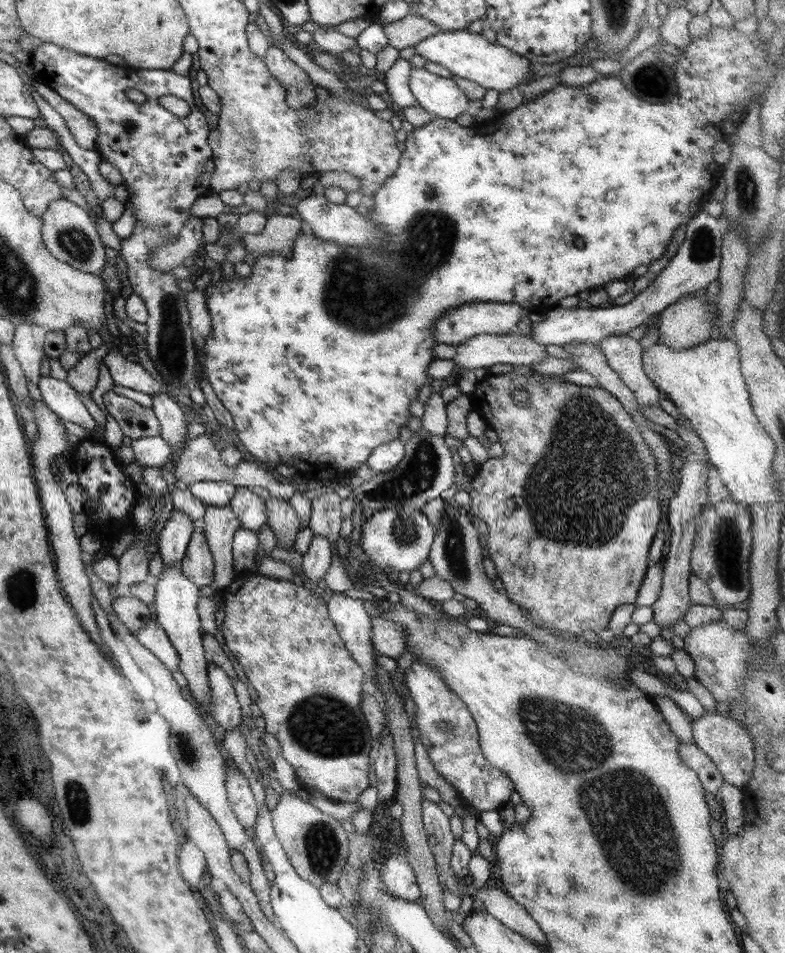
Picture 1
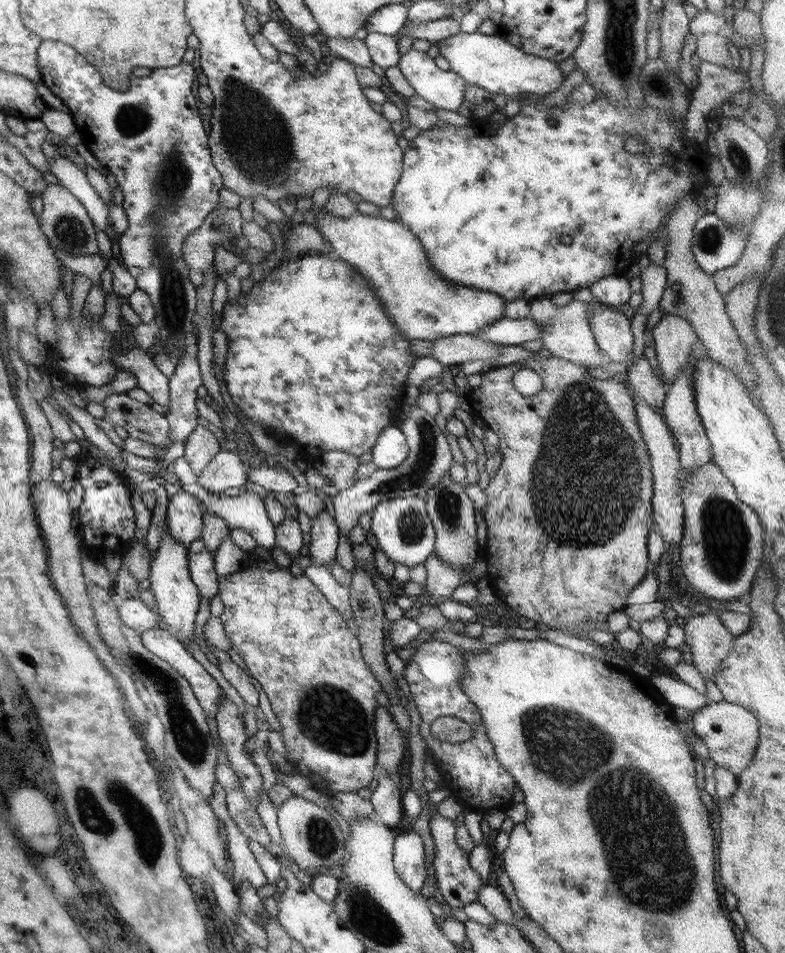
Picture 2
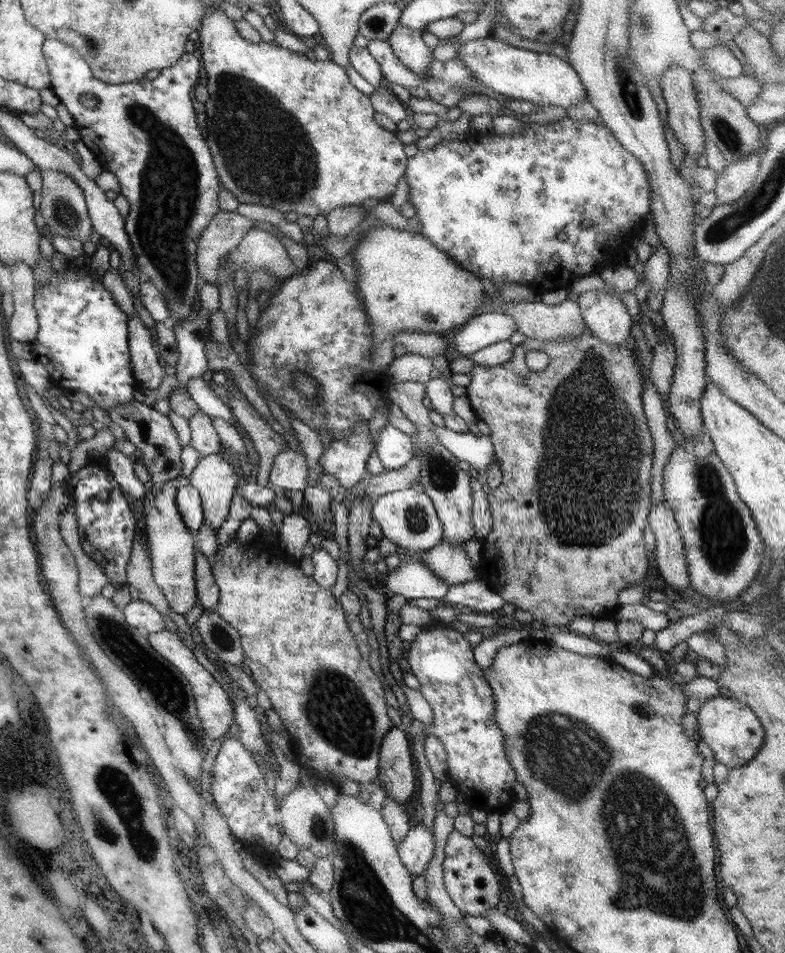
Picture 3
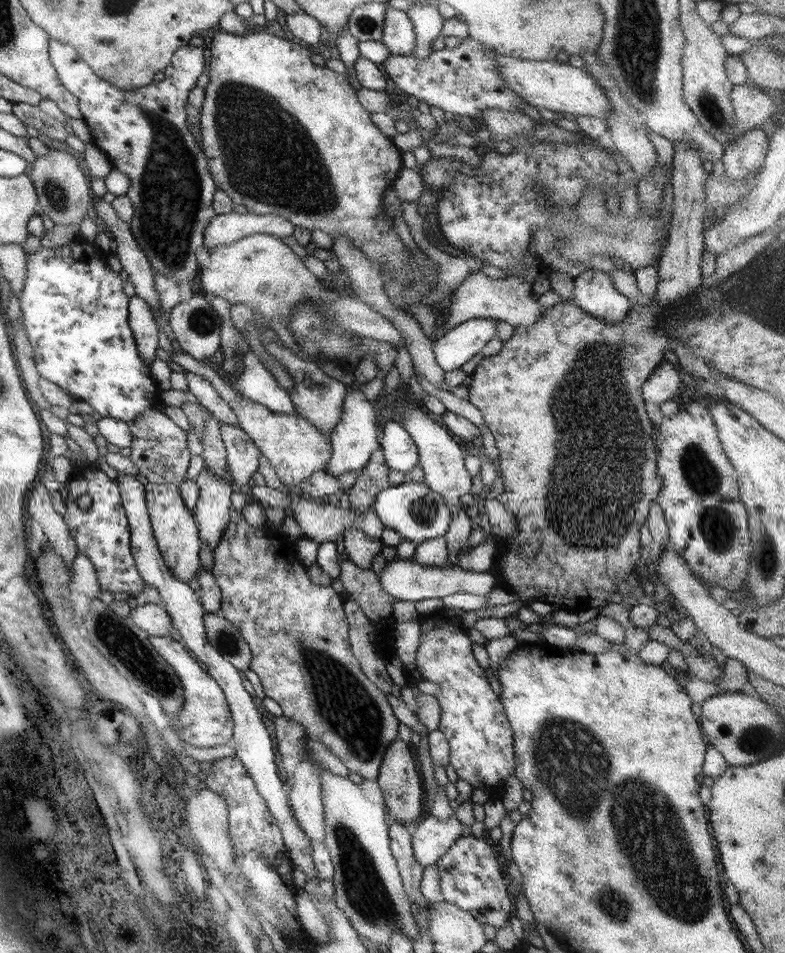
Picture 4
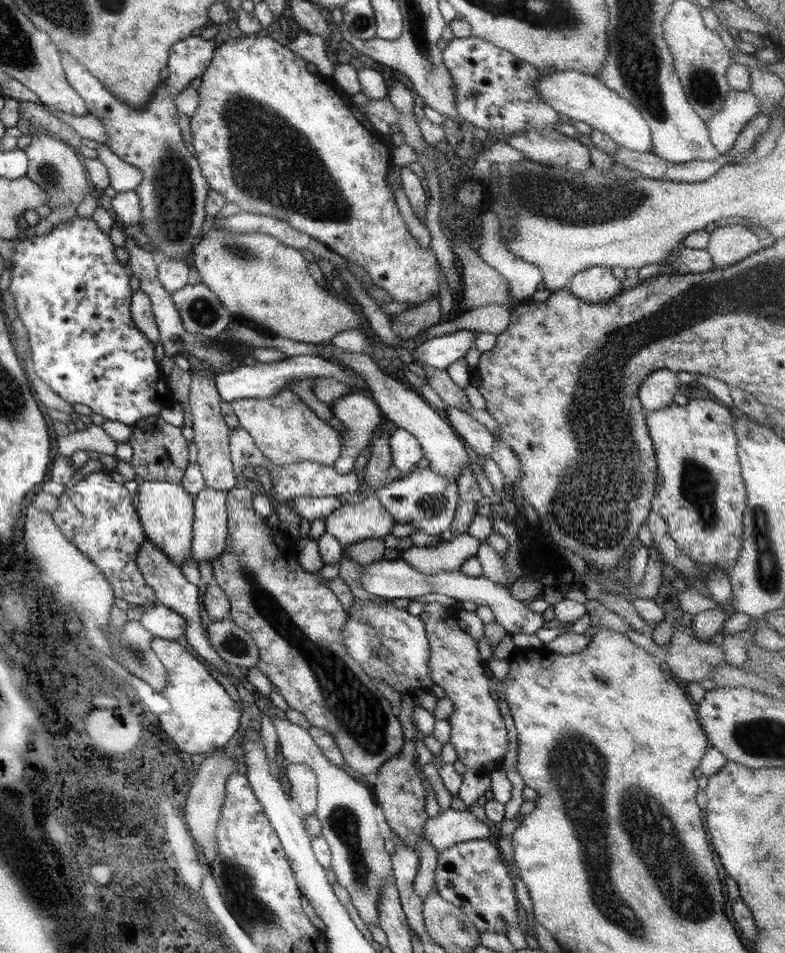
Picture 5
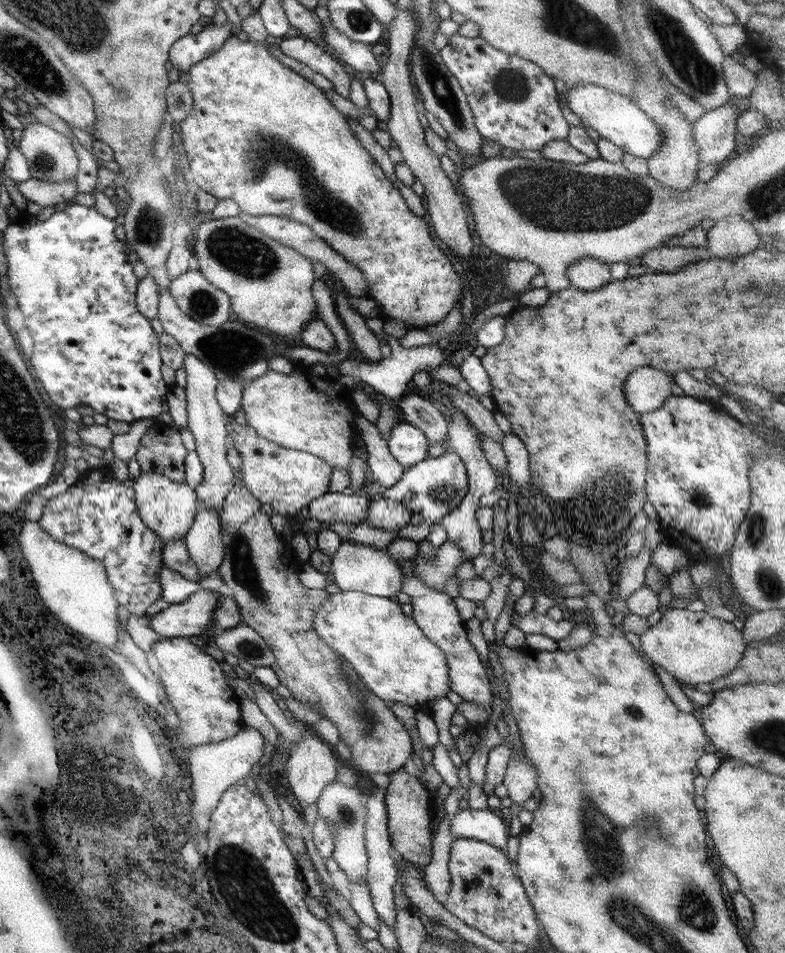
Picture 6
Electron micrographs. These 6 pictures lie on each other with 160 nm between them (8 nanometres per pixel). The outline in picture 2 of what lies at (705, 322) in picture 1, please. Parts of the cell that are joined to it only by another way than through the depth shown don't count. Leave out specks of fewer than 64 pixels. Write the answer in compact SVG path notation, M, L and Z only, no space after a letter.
M664 314L651 331L661 376L671 384L685 367L697 336L687 320L670 314Z

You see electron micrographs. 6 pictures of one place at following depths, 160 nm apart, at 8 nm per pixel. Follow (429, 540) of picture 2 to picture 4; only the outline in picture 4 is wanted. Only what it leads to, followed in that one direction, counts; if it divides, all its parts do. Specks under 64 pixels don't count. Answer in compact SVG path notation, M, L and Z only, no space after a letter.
M408 479L398 486L391 486L376 494L372 504L377 518L383 526L394 530L402 540L415 545L441 537L448 531L450 523L449 509L439 493L435 493L422 483L412 483Z

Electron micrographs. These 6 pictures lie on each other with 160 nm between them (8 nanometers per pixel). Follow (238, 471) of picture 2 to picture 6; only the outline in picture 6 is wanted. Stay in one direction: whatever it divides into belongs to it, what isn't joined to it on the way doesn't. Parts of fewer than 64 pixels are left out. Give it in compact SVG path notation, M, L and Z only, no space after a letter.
M198 505L193 522L182 541L197 567L199 579L217 570L224 555L217 510Z

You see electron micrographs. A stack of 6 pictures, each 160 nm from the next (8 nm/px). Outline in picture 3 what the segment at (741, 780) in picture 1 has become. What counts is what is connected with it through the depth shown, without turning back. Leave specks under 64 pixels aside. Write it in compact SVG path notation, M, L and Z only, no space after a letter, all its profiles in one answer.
M719 694L713 698L707 699L696 712L696 739L704 742L713 753L714 760L728 769L743 767L750 761L760 749L764 741L764 732L761 723L751 712L750 706L739 702L735 698L723 698Z

